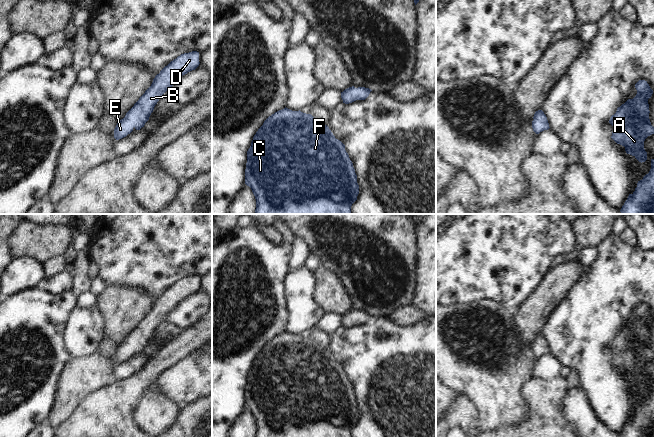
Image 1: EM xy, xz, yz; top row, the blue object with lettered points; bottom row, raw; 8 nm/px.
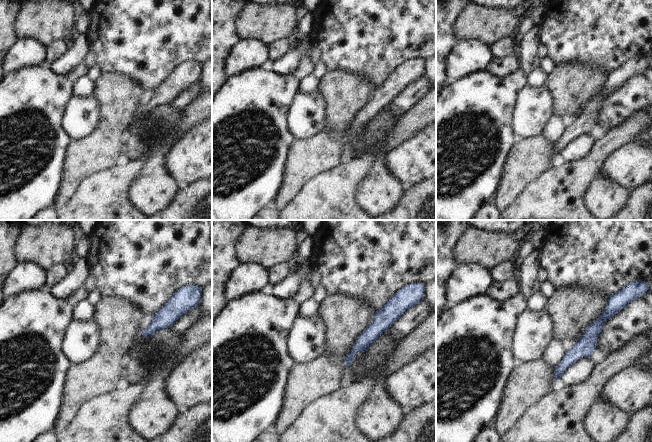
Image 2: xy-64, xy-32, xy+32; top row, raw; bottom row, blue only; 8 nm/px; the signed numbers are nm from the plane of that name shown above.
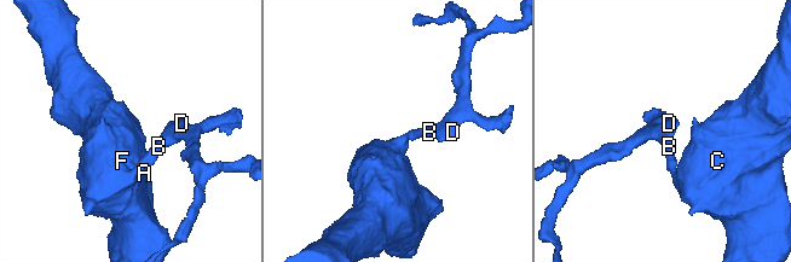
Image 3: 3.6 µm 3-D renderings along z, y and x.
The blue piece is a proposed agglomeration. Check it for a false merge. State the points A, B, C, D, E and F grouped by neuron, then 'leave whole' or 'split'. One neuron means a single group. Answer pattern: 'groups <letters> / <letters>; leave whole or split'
groups A B C D E F; leave whole

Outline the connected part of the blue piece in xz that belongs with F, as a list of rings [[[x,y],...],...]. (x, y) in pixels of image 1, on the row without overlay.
[[[286,331],[269,340],[254,359],[251,370],[247,375],[245,408],[251,412],[256,423],[254,438],[352,438],[351,430],[357,424],[359,418],[357,399],[345,374],[345,369],[335,362],[327,349],[320,348],[311,338],[303,337],[300,334],[292,335]]]

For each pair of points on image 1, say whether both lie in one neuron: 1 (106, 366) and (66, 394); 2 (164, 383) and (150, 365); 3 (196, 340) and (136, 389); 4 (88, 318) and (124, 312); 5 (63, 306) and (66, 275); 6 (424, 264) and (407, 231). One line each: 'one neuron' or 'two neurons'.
1: one neuron
2: two neurons
3: one neuron
4: two neurons
5: two neurons
6: two neurons

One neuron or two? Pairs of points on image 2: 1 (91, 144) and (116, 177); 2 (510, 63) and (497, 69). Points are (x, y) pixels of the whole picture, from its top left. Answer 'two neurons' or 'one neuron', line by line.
1: two neurons
2: one neuron

